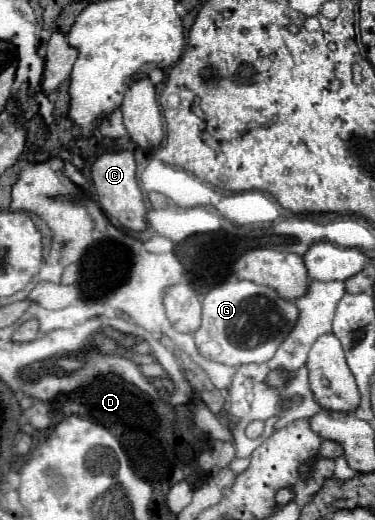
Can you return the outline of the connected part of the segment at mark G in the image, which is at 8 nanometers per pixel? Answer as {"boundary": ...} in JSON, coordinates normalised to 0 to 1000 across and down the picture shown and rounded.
{"boundary":[[[605,538],[547,569],[541,623],[515,650],[547,688],[605,704],[712,696],[733,685],[744,662],[776,642],[792,612],[797,596],[787,585],[765,573],[749,573],[728,554],[659,538]]]}

